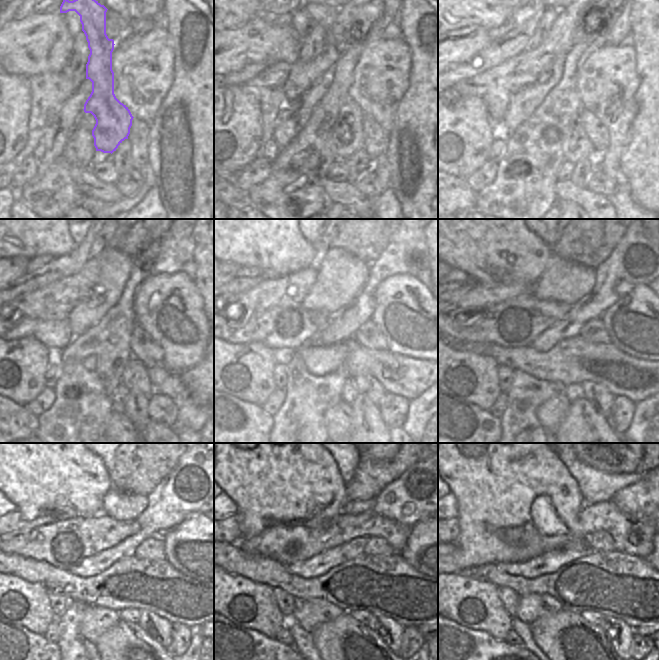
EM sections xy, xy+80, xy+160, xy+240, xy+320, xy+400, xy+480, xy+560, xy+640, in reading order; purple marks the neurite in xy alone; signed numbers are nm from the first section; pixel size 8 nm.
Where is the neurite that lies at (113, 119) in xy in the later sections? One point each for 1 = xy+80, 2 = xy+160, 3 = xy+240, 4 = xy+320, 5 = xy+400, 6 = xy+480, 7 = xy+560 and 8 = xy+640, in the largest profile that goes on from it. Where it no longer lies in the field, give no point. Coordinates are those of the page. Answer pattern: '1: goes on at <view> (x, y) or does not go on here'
1: goes on at xy+80 (343, 147)
2: goes on at xy+160 (579, 147)
3: goes on at xy+240 (135, 376)
4: goes on at xy+320 (366, 384)
5: goes on at xy+400 (597, 394)
6: goes on at xy+480 (160, 629)
7: goes on at xy+560 (390, 631)
8: goes on at xy+640 (619, 635)

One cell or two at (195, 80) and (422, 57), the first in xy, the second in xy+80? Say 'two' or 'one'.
one

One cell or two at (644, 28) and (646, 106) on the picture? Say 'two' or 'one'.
one

